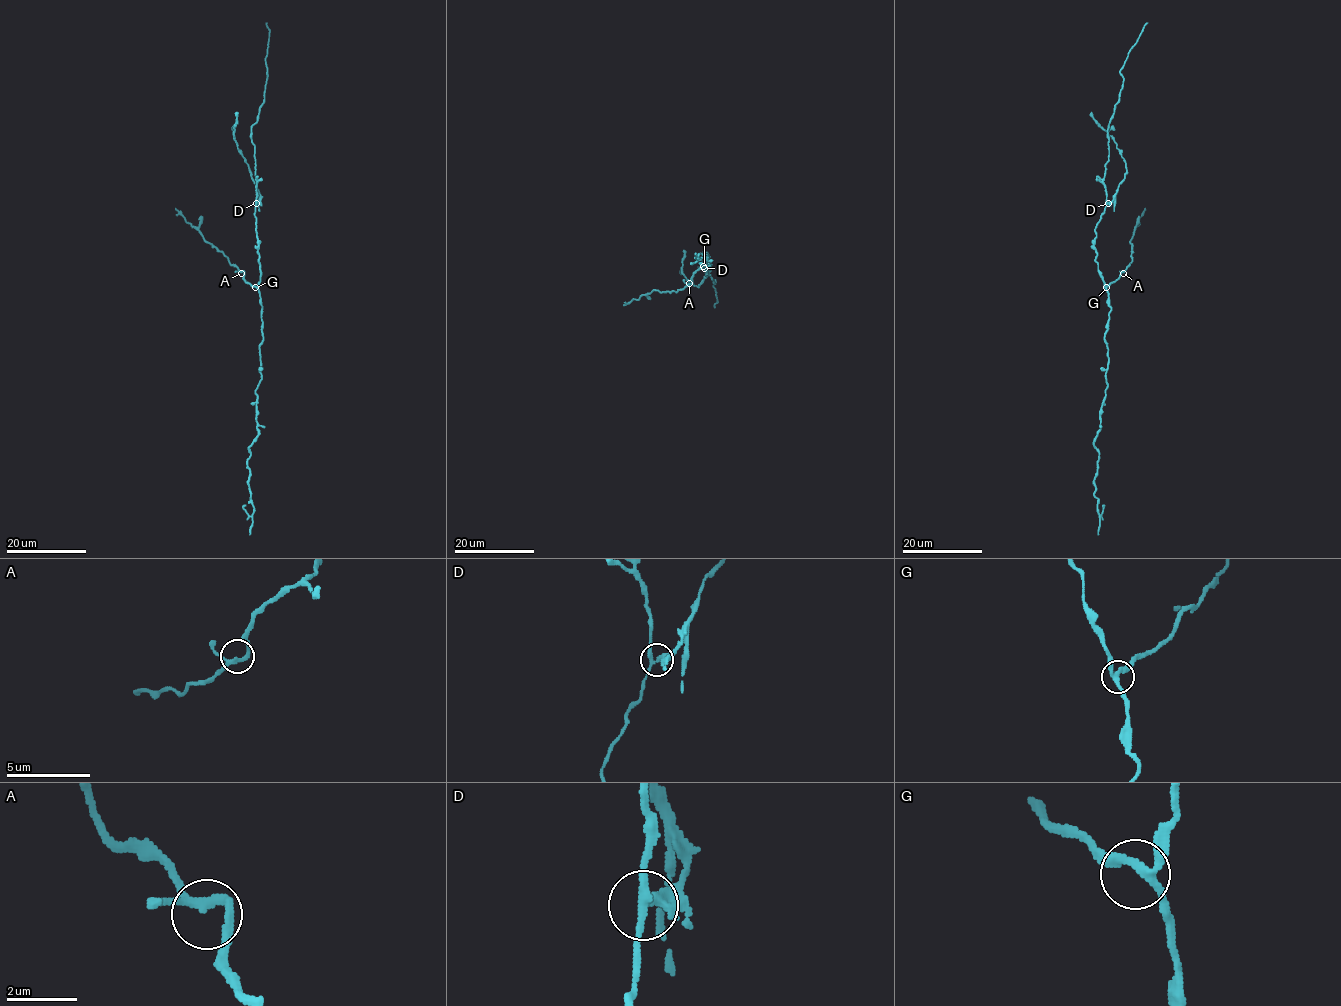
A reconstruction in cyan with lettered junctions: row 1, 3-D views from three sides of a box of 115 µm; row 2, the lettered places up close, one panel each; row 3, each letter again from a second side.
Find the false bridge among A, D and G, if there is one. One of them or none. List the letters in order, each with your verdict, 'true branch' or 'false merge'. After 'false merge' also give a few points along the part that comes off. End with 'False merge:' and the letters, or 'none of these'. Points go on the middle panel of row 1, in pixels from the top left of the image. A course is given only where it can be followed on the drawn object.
A: true branch
D: false merge; course (703, 268), (707, 273), (694, 286), (682, 273), (684, 251)
G: true branch
False merge: D

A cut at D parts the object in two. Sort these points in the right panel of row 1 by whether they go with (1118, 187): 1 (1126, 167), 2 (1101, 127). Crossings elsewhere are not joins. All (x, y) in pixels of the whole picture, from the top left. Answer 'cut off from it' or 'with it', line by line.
1: with it
2: with it

